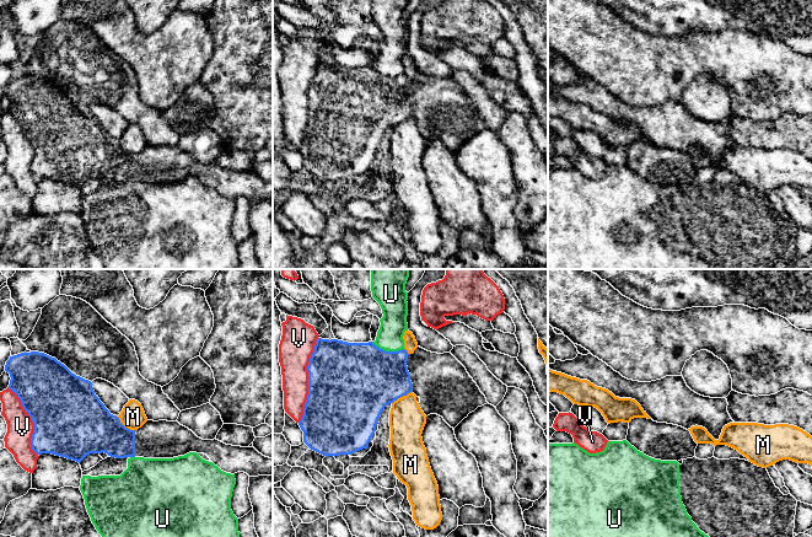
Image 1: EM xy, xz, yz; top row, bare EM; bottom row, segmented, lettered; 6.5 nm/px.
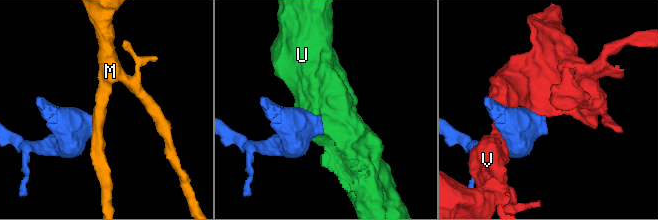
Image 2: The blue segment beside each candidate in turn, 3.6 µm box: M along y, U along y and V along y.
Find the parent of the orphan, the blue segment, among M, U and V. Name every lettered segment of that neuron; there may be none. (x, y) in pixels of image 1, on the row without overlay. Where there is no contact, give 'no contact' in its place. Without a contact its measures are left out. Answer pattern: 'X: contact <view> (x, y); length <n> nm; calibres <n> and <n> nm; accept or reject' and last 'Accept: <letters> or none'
M: contact xz (402, 121); length 160 nm; calibres 420 and 240 nm; reject
U: contact xz (388, 76); length 220 nm; calibres 460 and 180 nm; reject
V: contact xz (308, 105); length 550 nm; calibres 500 and 220 nm; reject
Accept: none

